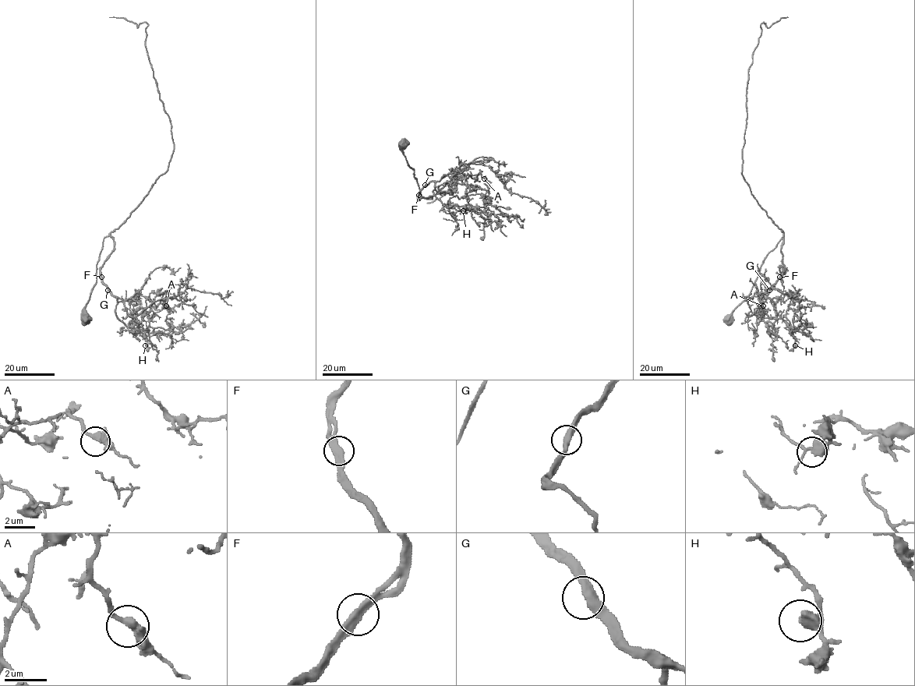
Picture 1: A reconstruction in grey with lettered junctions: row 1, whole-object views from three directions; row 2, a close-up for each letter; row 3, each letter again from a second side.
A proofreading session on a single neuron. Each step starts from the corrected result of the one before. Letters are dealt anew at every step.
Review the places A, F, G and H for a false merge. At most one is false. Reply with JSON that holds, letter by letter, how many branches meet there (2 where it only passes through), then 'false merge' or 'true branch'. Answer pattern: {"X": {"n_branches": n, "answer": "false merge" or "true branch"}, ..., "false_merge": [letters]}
{"A": {"n_branches": 2, "answer": "true branch"}, "F": {"n_branches": 2, "answer": "true branch"}, "G": {"n_branches": 2, "answer": "true branch"}, "H": {"n_branches": 2, "answer": "true branch"}, "false_merge": []}

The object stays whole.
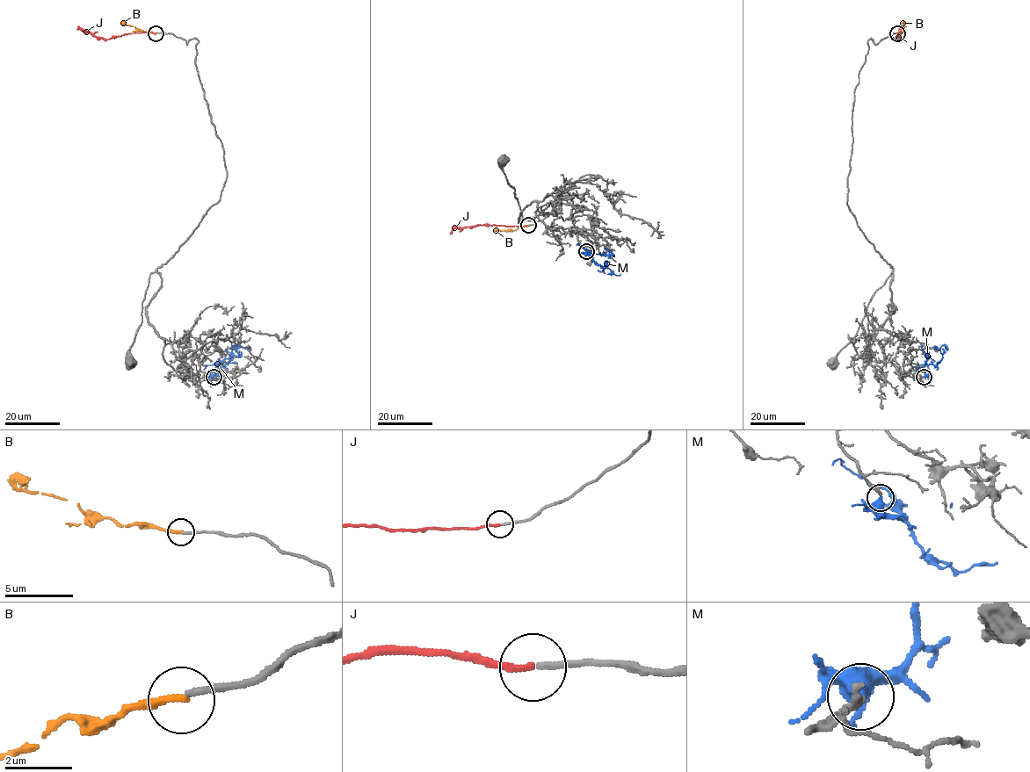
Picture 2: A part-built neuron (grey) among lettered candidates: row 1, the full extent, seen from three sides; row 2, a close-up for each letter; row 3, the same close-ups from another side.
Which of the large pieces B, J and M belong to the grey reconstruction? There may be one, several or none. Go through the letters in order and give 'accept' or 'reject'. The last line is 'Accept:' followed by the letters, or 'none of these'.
B: reject
J: accept
M: accept
Accept: J, M

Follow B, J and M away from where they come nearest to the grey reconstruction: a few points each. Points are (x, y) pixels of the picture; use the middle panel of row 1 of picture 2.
B: (529, 226), (494, 231)
J: (529, 225), (475, 225), (455, 227), (450, 234)
M: (586, 251), (603, 270), (609, 269), (616, 275), (621, 273)

